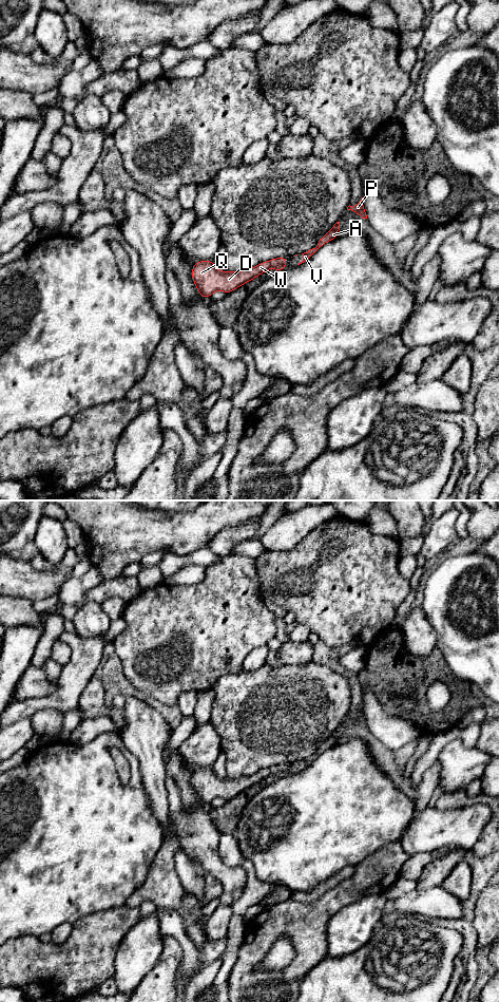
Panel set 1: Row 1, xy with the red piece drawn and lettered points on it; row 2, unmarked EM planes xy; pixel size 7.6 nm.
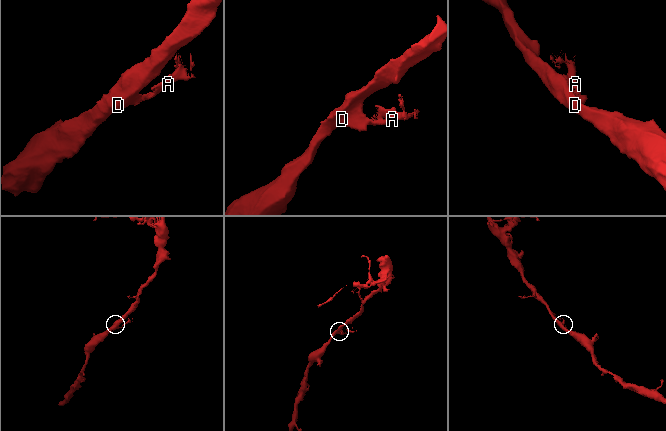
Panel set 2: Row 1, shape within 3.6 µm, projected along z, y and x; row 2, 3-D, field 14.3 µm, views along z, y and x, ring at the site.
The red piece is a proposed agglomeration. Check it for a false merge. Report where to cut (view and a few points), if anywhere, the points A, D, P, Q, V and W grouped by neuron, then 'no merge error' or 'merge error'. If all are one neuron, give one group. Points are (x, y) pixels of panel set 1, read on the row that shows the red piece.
cut xy (284, 264), (276, 268); groups A P V / D Q W; merge error

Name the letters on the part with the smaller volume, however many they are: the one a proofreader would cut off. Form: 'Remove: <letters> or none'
Remove: A, P, V

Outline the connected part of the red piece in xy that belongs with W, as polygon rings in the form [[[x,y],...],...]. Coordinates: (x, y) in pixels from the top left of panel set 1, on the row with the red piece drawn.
[[[286,257],[275,258],[267,262],[262,262],[251,269],[231,272],[228,270],[218,271],[213,264],[213,260],[197,261],[192,268],[192,280],[196,285],[197,292],[203,298],[210,298],[216,290],[229,294],[266,270],[281,267],[286,262]]]

